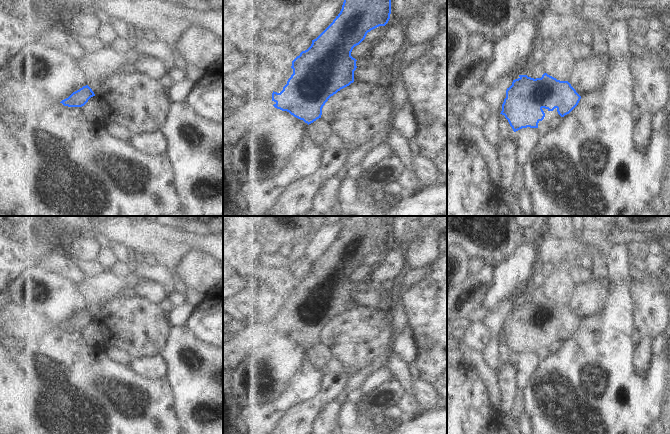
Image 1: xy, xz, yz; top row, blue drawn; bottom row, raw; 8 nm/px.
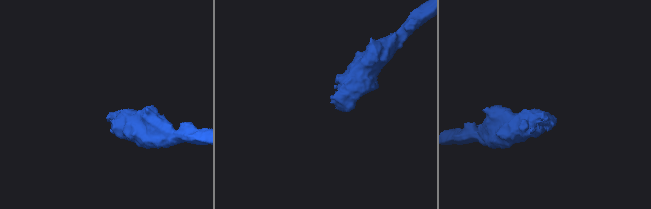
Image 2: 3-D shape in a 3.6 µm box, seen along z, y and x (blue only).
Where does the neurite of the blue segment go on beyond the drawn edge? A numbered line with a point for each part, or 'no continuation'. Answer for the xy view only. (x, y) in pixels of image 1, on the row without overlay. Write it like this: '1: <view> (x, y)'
no continuation

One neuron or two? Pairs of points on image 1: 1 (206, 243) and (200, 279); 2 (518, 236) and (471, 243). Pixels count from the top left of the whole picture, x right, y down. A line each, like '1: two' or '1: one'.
1: two
2: one

